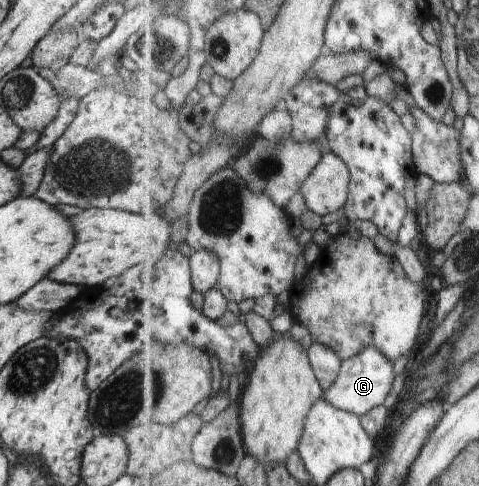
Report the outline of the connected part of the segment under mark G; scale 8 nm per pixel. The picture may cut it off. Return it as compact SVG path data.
M373 345L361 351L361 354L345 360L339 381L333 385L333 389L329 389L325 396L339 409L347 409L363 416L376 407L382 406L383 403L387 403L393 391L395 379L397 379L395 361L381 347Z

